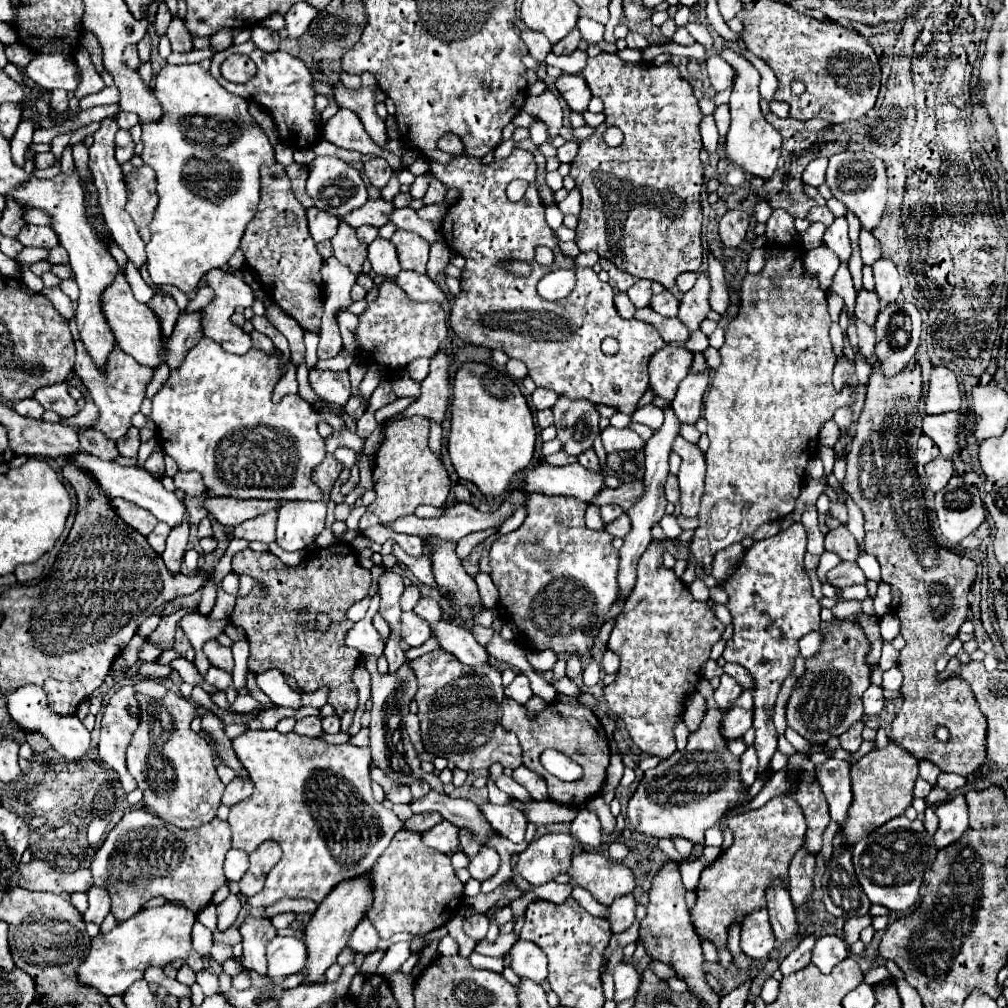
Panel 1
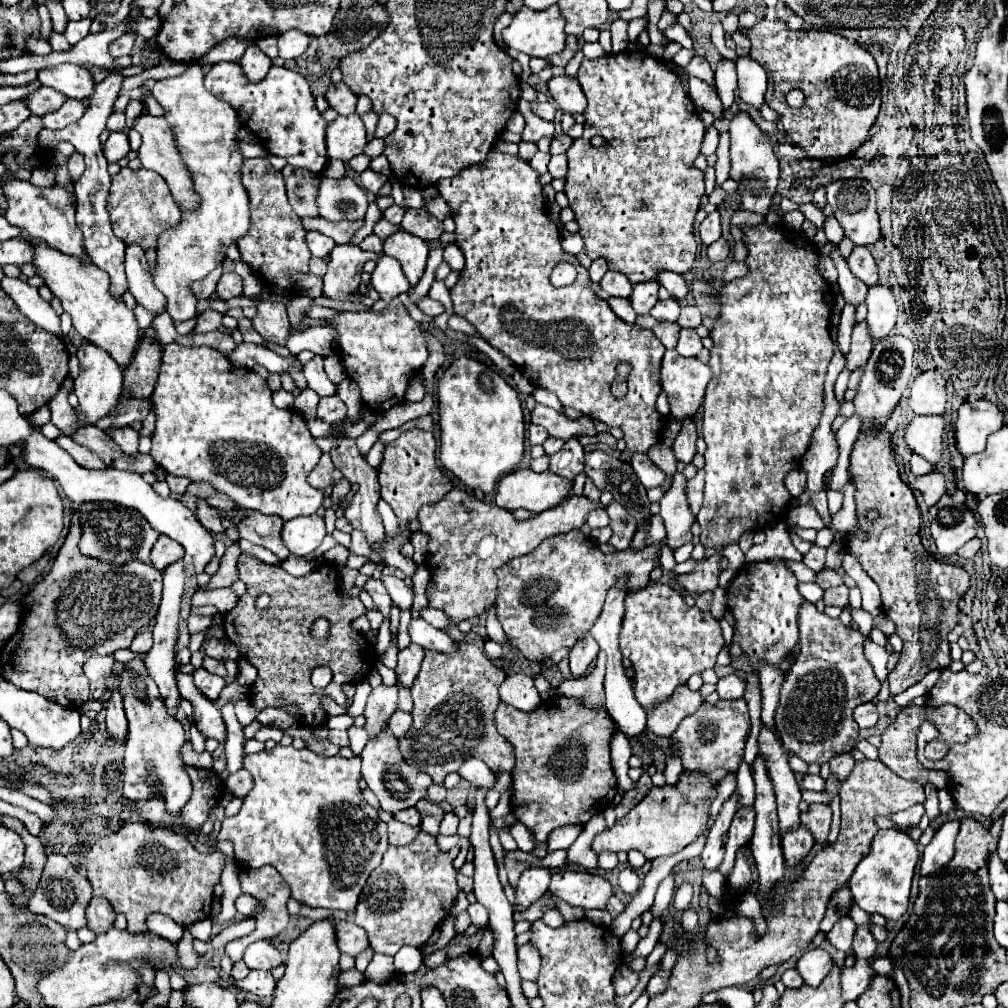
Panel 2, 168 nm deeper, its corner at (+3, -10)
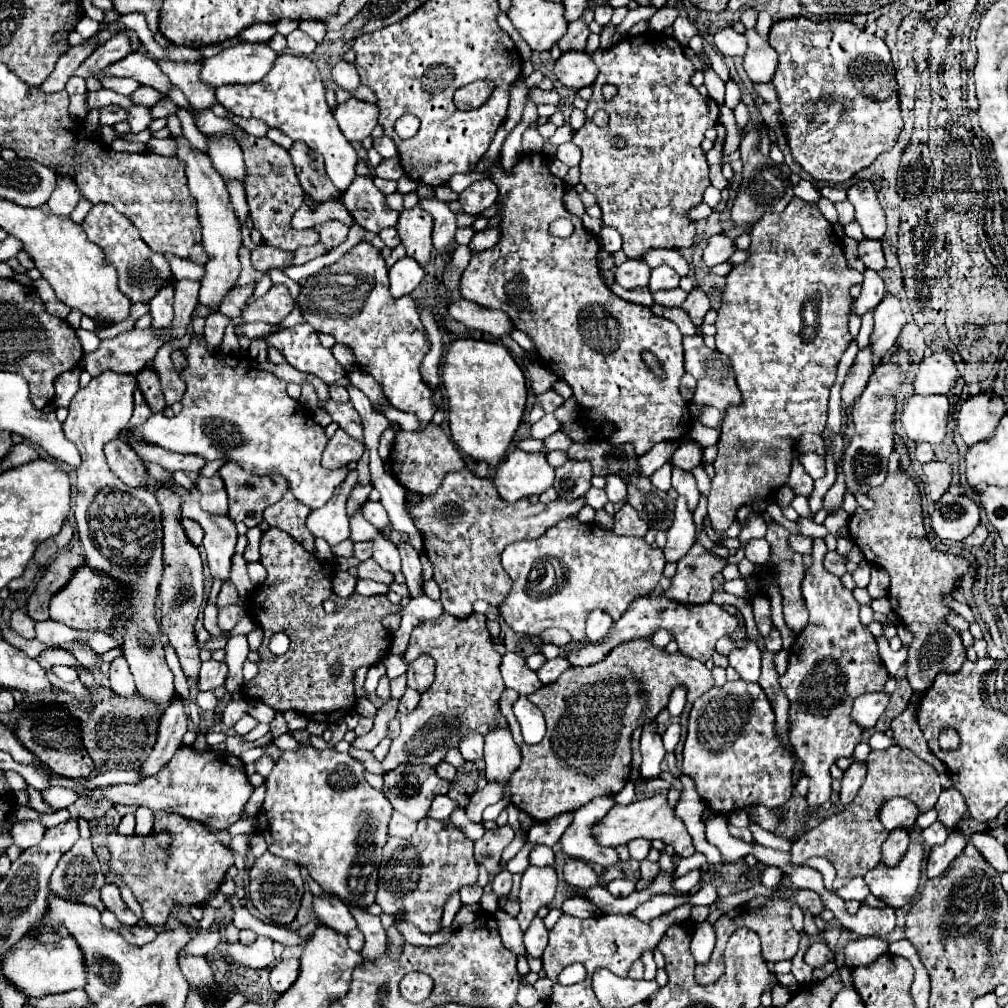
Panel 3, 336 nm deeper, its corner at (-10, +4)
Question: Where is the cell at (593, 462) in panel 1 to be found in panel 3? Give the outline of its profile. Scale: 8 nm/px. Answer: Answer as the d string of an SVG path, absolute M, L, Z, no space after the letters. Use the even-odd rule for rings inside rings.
M609 475L609 477L607 477L605 493L607 493L607 497L609 497L609 501L611 501L611 503L623 501L623 499L627 499L627 485L625 485L619 477Z

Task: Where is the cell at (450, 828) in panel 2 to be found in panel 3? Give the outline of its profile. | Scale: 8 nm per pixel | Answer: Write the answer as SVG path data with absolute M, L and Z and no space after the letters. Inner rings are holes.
M487 783L483 789L475 791L473 801L471 801L469 809L467 809L469 819L473 819L473 821L481 821L481 813L483 813L483 809L485 809L487 805L497 803L497 801L503 799L503 789L505 789L505 787L503 787L501 783Z

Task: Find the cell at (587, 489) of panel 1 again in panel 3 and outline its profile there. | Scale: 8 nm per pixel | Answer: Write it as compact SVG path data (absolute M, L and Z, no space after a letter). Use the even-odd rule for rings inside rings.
M511 451L503 463L499 463L493 483L501 499L519 501L529 495L541 495L553 485L555 469L547 463L543 453Z

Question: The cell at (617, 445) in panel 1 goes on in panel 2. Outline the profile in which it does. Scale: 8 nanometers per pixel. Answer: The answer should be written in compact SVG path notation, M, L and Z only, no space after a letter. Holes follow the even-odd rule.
M634 453L628 463L634 467L634 471L636 471L640 483L642 483L646 489L650 489L650 487L664 487L664 489L668 489L668 487L670 487L670 481L666 481L664 471L660 471L660 469L648 459L648 455L644 455L644 453Z

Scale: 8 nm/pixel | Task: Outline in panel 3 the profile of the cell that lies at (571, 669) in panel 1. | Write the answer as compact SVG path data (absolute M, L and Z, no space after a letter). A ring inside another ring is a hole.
M593 609L589 613L589 619L587 619L587 639L589 639L589 643L601 643L609 635L611 625L613 625L613 619L611 619L609 613L605 613L601 609Z

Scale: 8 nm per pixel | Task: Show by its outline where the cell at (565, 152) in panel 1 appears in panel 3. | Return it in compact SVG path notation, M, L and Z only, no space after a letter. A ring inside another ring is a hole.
M565 143L557 147L557 159L563 161L567 167L577 167L581 161L581 151L573 143Z

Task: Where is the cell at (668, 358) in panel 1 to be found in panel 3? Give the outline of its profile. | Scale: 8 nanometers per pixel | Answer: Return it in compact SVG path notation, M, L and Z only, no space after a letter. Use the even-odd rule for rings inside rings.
M693 335L693 337L683 337L683 349L685 349L685 371L691 373L697 381L697 389L693 395L693 403L697 405L707 405L707 407L717 407L721 411L725 411L731 405L741 405L741 391L735 383L735 373L731 369L731 361L715 351L709 349L703 343L703 337Z

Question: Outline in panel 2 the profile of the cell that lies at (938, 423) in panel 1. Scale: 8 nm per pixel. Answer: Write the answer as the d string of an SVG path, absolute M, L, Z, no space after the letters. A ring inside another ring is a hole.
M940 415L914 417L906 427L904 439L914 453L922 455L930 463L936 463L942 457L944 417Z

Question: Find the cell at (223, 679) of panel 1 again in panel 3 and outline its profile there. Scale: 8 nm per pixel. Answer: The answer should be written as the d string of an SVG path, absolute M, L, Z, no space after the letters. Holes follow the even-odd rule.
M209 659L209 661L205 661L201 665L201 671L199 671L195 689L197 691L213 691L215 687L223 685L225 679L227 679L227 665Z

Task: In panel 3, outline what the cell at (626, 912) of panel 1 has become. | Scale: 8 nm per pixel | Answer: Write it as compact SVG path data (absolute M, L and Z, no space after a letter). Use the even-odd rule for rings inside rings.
M613 879L611 883L607 883L607 889L615 897L627 897L635 889L635 883L627 879Z

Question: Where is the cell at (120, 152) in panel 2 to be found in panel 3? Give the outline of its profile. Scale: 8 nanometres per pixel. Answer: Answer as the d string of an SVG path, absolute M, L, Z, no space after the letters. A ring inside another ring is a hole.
M105 89L101 91L103 99L107 101L117 101L119 107L127 109L127 122L131 125L131 133L139 133L139 131L145 131L153 117L151 117L151 109L147 105L139 105L139 103L133 103L129 97L125 95L119 95L119 93L107 93Z

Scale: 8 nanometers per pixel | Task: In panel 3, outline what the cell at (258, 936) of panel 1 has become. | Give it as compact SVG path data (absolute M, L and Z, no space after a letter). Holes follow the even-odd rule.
M285 959L285 961L279 961L271 973L269 973L269 981L271 981L271 987L273 991L277 991L279 995L285 993L299 977L299 959Z

